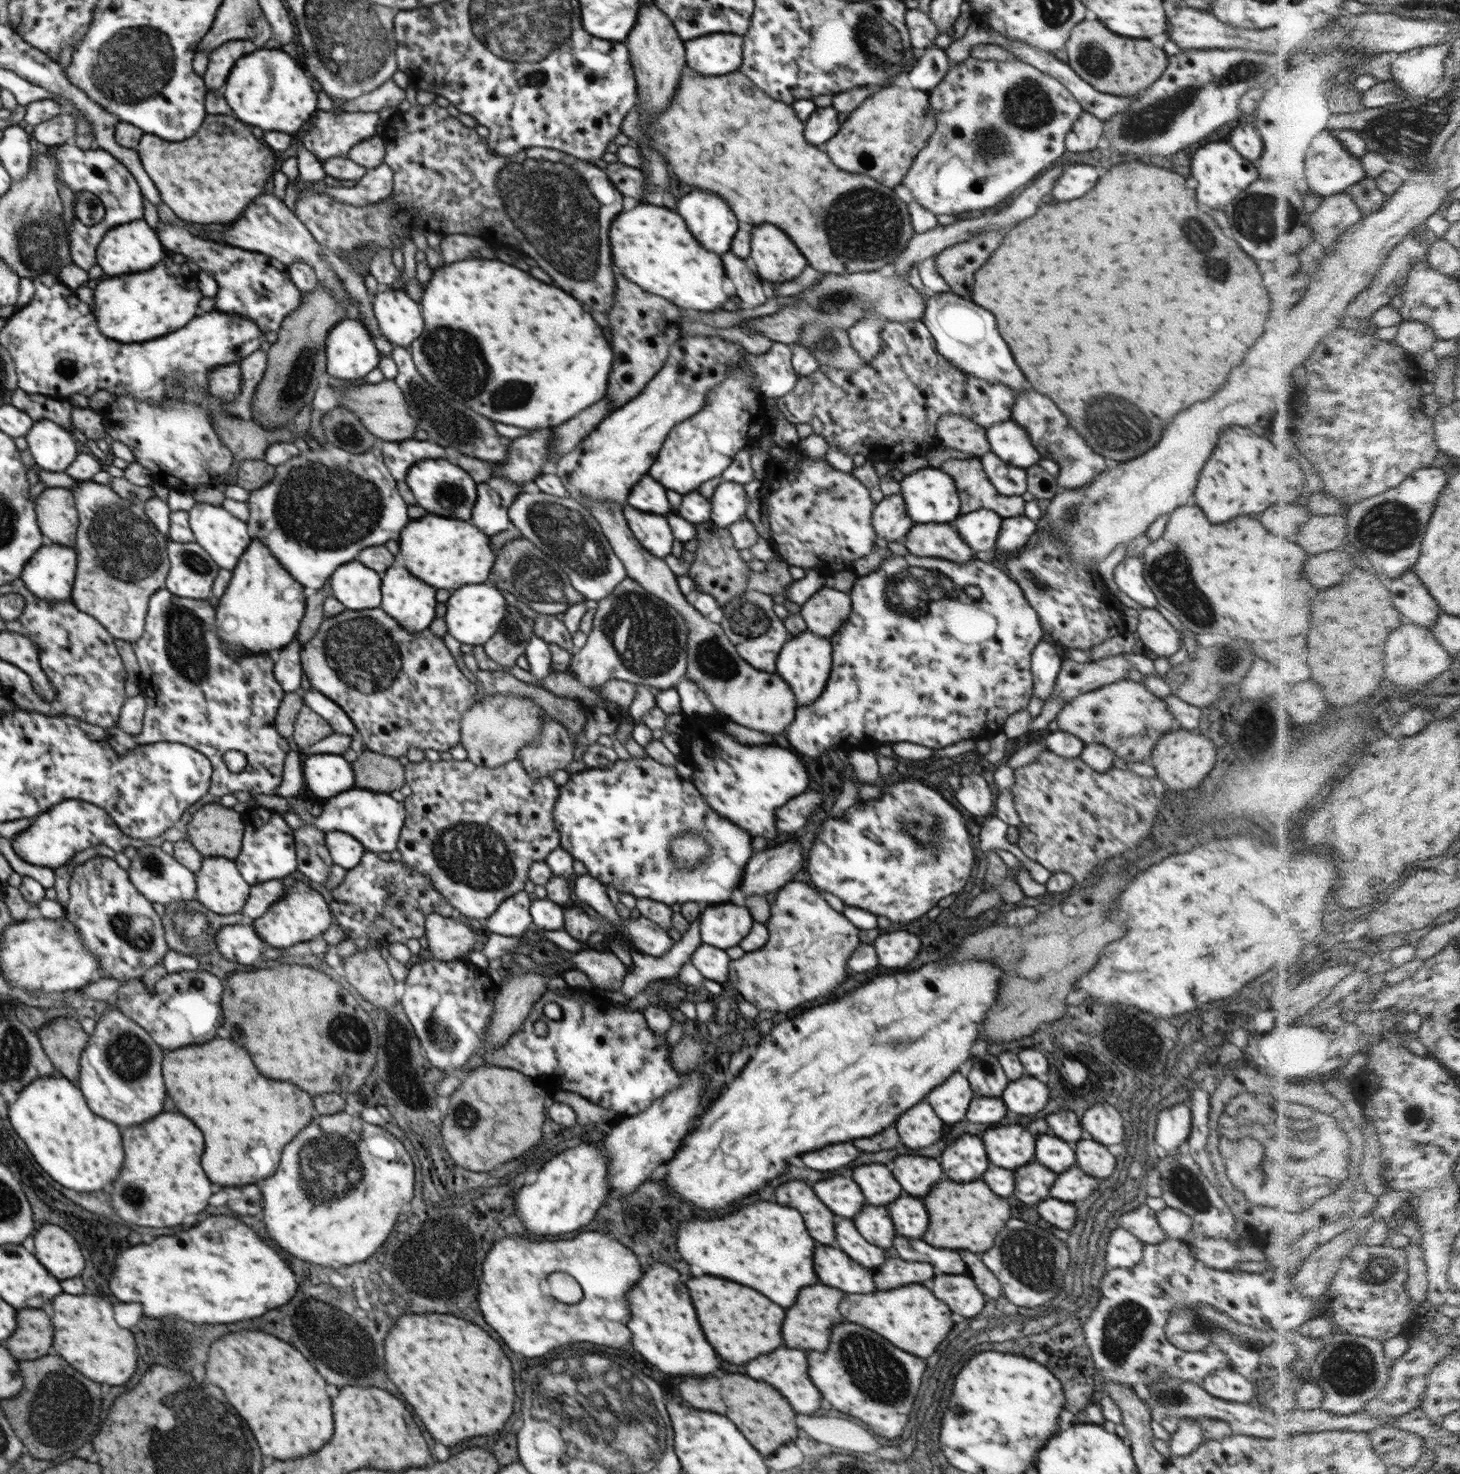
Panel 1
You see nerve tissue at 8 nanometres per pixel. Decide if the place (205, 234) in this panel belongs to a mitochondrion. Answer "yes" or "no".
no

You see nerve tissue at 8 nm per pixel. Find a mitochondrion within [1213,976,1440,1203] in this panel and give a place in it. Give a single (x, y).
(1254, 1110)

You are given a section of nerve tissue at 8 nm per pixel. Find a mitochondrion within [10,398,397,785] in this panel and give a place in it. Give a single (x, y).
(341, 506)

